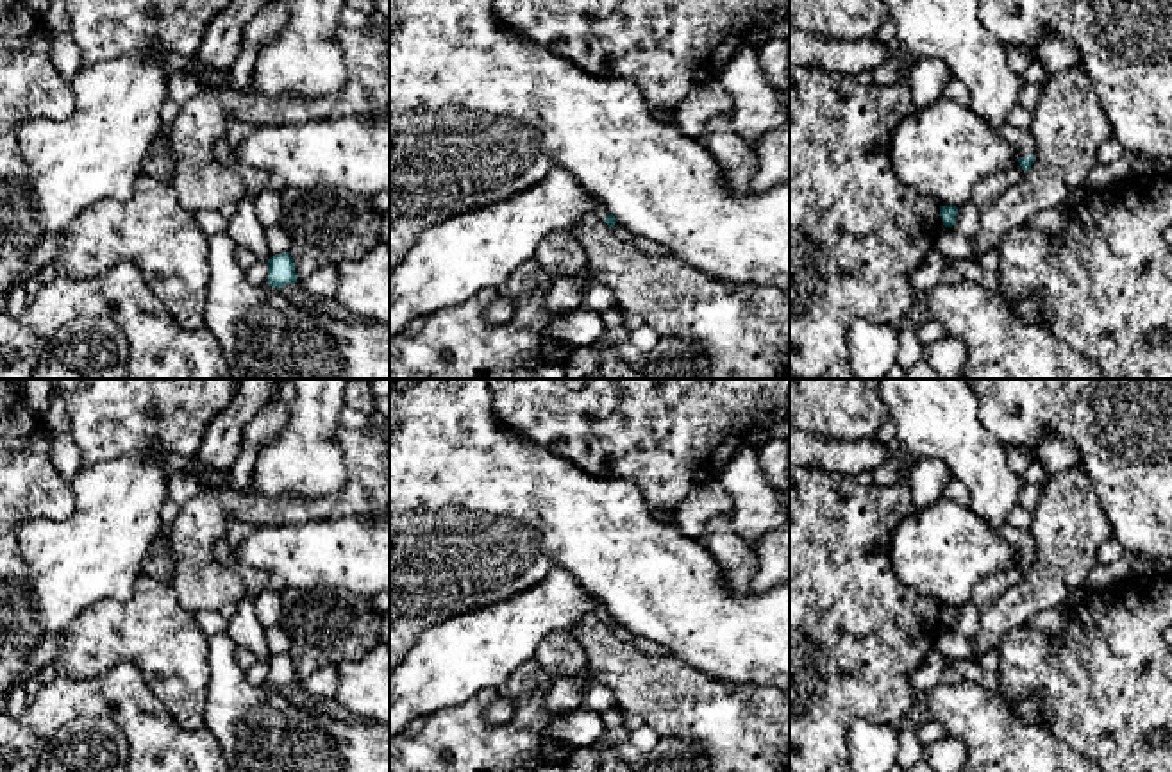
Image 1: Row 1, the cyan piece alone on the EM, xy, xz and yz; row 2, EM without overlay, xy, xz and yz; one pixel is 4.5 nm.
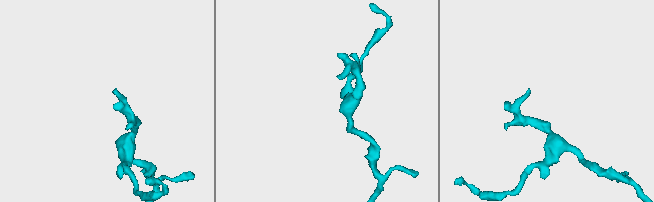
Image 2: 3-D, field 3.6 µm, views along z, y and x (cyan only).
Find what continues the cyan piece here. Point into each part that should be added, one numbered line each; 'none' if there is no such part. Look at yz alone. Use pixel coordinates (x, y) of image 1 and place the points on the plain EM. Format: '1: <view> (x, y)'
1: yz (1022, 540)

